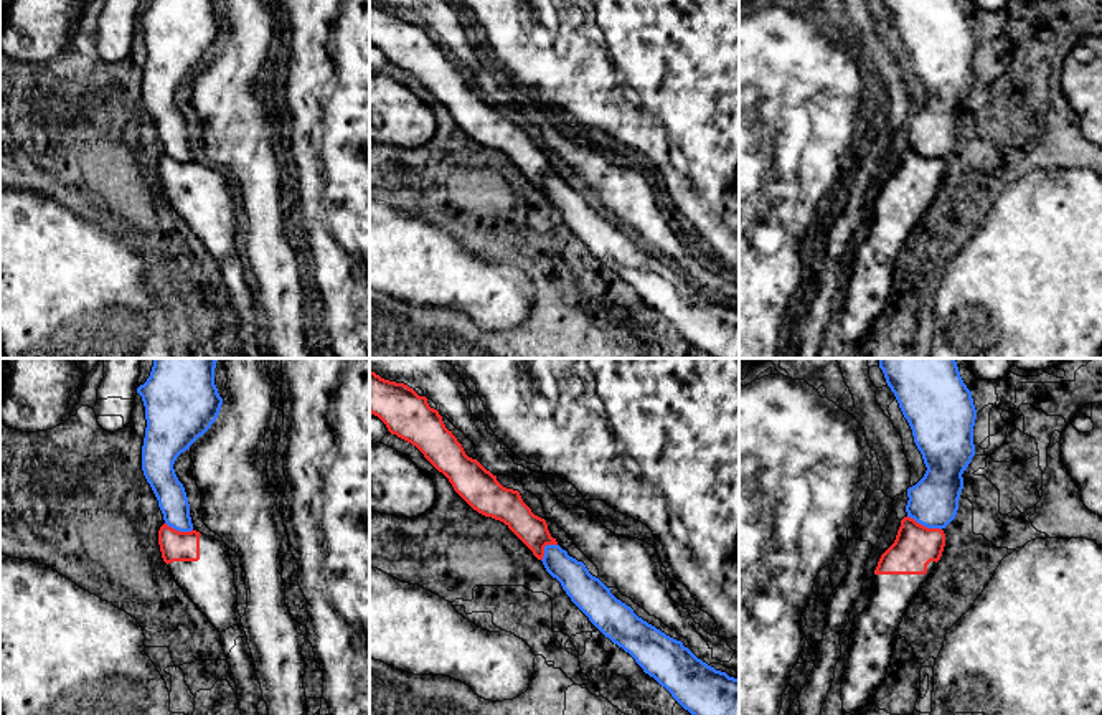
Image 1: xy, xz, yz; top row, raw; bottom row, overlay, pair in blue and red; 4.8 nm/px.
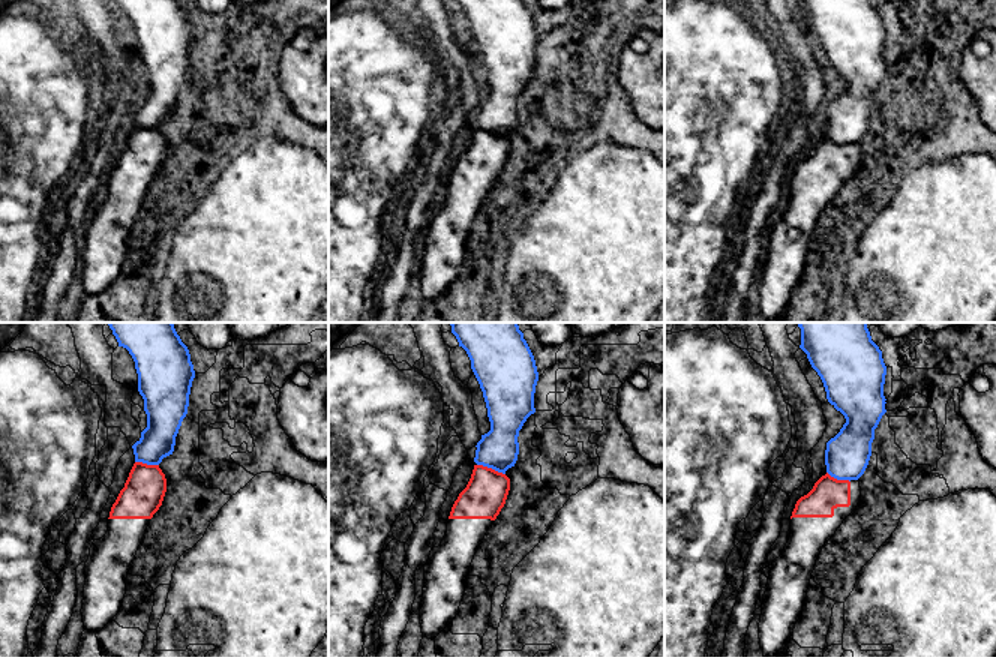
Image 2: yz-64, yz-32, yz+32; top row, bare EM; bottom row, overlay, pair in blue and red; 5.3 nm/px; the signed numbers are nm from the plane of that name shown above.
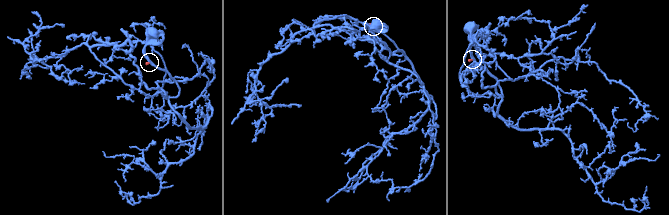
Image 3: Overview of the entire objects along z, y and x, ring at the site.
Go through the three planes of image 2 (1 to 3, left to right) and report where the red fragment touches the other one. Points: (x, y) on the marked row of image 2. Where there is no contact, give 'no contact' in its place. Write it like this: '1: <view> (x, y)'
1: yz-64 (147, 464)
2: yz-32 (491, 467)
3: yz+32 (839, 479)

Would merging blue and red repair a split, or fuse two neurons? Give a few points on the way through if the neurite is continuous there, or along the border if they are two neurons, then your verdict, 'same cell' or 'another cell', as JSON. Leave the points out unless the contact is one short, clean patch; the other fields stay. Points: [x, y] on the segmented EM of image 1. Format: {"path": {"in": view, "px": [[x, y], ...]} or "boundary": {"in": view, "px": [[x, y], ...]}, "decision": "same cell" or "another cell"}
{"boundary": {"in": "yz", "px": [[908, 516], [941, 530]]}, "decision": "another cell"}

